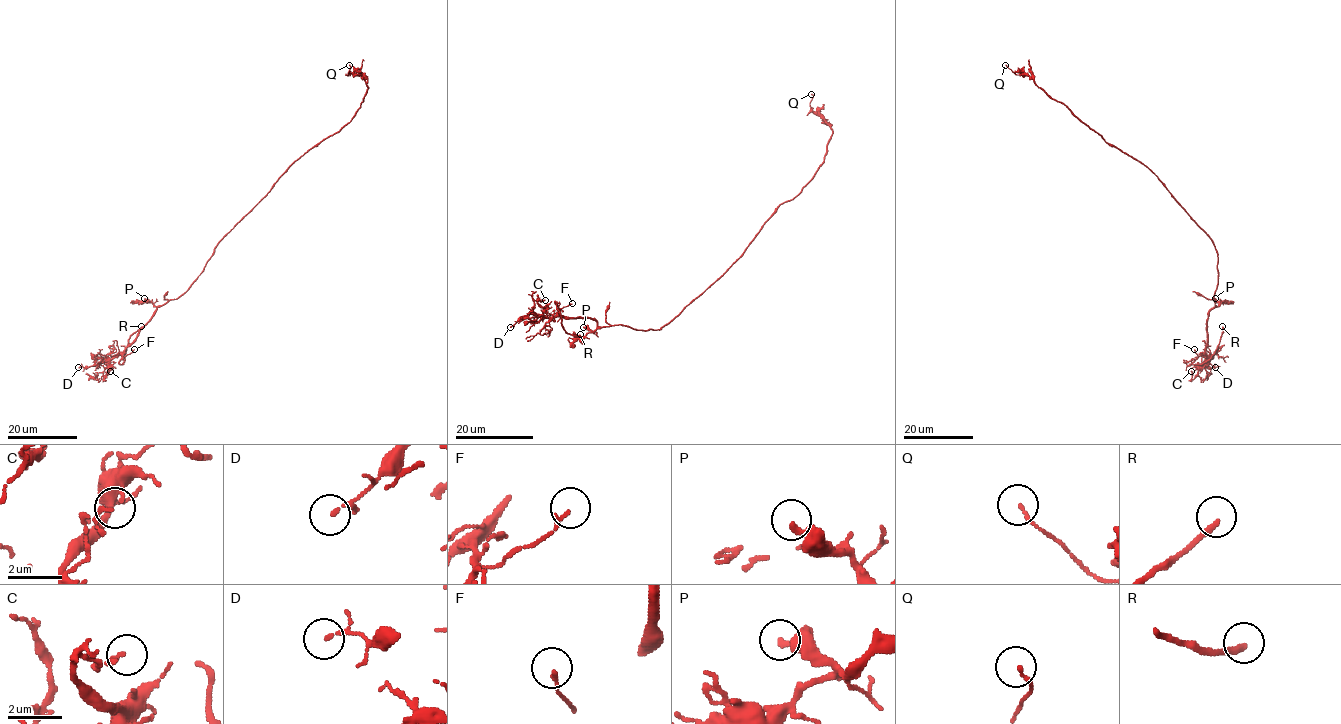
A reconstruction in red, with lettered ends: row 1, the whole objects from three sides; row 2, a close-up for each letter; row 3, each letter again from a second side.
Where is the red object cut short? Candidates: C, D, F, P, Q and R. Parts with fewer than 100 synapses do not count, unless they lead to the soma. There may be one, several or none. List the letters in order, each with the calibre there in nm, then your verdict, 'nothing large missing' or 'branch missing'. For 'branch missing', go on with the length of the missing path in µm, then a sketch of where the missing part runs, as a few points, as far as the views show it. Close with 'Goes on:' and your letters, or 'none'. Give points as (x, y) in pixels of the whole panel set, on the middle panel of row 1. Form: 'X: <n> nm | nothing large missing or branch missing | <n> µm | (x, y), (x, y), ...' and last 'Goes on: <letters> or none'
C: 100 nm | nothing large missing
D: 130 nm | nothing large missing
F: 130 nm | nothing large missing
P: 320 nm | nothing large missing
Q: 130 nm | nothing large missing
R: 220 nm | branch missing | 20 µm | (580, 334), (602, 336), (615, 331), (626, 317)
Goes on: R

